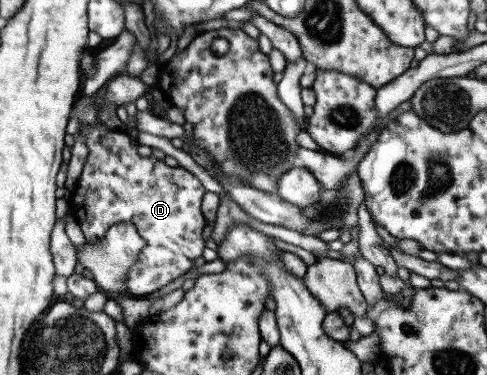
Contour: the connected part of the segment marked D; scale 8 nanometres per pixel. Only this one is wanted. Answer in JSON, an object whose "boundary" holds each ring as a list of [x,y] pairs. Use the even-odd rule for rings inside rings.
{"boundary":[[[117,74],[110,79],[103,95],[103,101],[99,106],[93,101],[94,96],[77,96],[74,101],[70,118],[78,118],[81,122],[78,132],[88,128],[85,134],[85,144],[88,148],[88,155],[83,163],[81,174],[75,182],[74,188],[68,200],[68,211],[70,216],[75,219],[81,229],[85,242],[99,242],[99,238],[106,234],[106,230],[116,223],[129,223],[136,228],[139,238],[143,240],[143,249],[139,251],[136,261],[130,266],[126,274],[126,292],[127,295],[134,298],[142,298],[159,290],[171,280],[185,274],[192,268],[193,261],[202,256],[202,250],[205,248],[205,242],[202,240],[201,233],[206,225],[200,212],[200,203],[204,196],[204,189],[200,182],[192,176],[183,167],[169,167],[163,163],[163,160],[155,159],[152,156],[143,157],[137,152],[139,144],[133,138],[129,138],[127,133],[113,132],[113,129],[106,126],[95,125],[95,115],[100,108],[108,102],[114,102],[121,106],[124,102],[134,102],[137,98],[145,94],[147,85],[137,77],[129,77],[125,74]]]}

